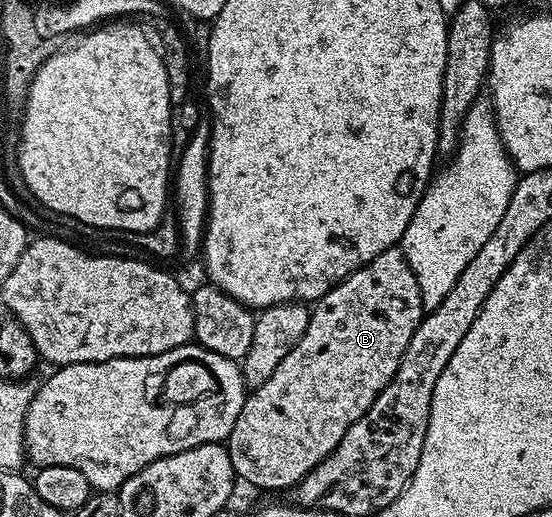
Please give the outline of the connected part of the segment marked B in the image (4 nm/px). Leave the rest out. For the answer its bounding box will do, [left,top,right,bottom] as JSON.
[228,247,423,491]

